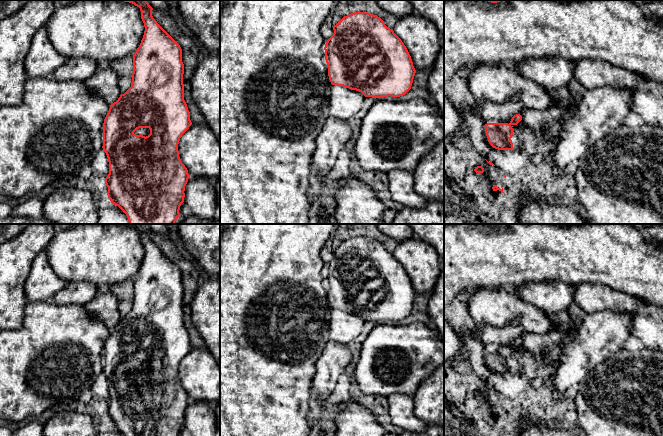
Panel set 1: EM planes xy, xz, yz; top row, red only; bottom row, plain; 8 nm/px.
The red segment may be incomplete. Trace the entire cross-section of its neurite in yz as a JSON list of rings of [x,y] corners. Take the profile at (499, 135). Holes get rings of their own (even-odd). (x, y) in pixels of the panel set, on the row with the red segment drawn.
[[[520,114],[512,117],[510,123],[487,123],[484,125],[485,133],[490,145],[498,150],[513,150],[512,125],[517,125],[522,120]]]

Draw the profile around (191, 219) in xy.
[[[191,214],[189,217],[184,218],[179,224],[220,224],[220,220],[216,220],[215,218],[201,219]]]

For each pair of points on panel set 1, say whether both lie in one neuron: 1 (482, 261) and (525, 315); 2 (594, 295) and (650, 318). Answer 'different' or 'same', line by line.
1: different
2: same

